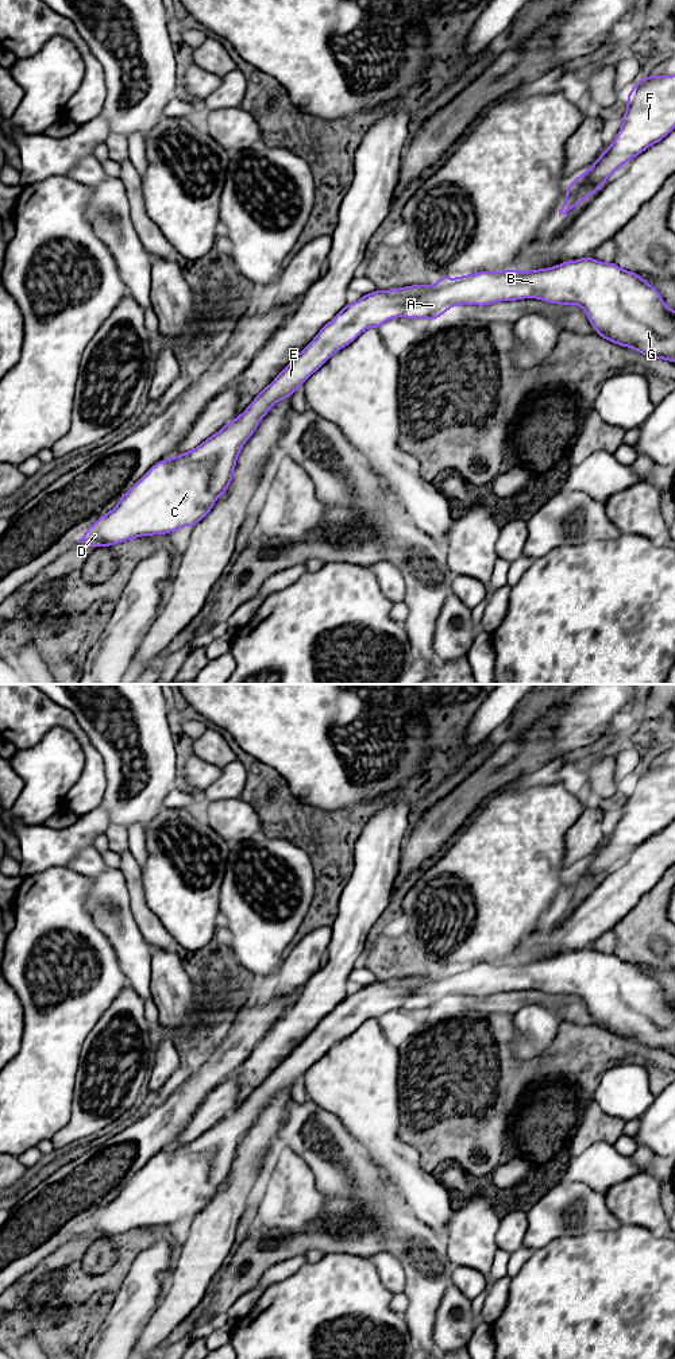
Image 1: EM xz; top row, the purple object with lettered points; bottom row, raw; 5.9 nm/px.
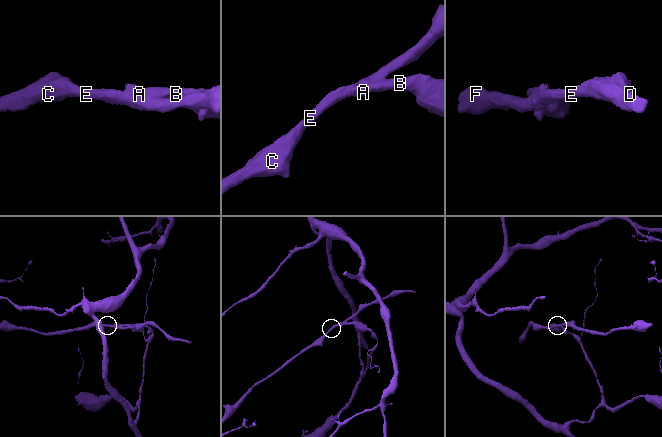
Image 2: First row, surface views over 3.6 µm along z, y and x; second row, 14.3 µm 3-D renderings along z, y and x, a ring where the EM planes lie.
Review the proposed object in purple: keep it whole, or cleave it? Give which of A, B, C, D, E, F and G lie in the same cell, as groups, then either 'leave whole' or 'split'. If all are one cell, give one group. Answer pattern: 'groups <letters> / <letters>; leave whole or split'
groups A B G / C D E F; split

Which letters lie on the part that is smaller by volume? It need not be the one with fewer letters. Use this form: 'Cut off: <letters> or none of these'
Cut off: C, D, E, F

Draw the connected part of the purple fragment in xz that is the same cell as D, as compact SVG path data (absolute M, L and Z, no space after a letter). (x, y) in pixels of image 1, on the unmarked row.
M439 968L432 977L378 980L347 995L239 1108L192 1142L154 1155L77 1233L89 1232L92 1240L140 1227L166 1225L182 1217L193 1219L227 1182L240 1140L278 1092L292 1088L336 1042L351 1035L364 1020L378 1020L387 1011L402 1008L409 995L424 982L451 970Z

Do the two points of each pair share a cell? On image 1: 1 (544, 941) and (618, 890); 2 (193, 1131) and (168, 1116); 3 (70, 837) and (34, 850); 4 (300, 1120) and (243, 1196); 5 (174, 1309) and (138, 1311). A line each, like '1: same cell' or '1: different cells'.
1: same cell
2: different cells
3: same cell
4: different cells
5: different cells

